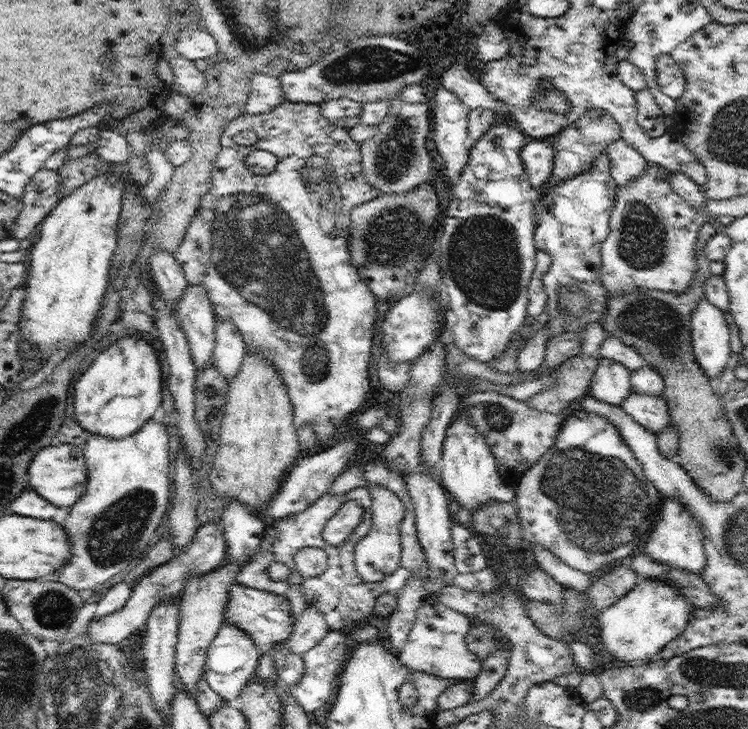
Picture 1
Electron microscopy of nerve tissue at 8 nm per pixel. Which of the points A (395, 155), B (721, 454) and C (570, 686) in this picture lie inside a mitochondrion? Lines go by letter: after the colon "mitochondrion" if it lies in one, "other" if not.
A: mitochondrion
B: mitochondrion
C: other

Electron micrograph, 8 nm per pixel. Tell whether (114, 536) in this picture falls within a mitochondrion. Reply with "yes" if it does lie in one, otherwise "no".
yes

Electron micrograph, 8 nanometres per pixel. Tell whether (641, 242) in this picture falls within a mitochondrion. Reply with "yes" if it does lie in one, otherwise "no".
yes

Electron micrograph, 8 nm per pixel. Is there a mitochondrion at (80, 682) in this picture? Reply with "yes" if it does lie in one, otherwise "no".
yes

